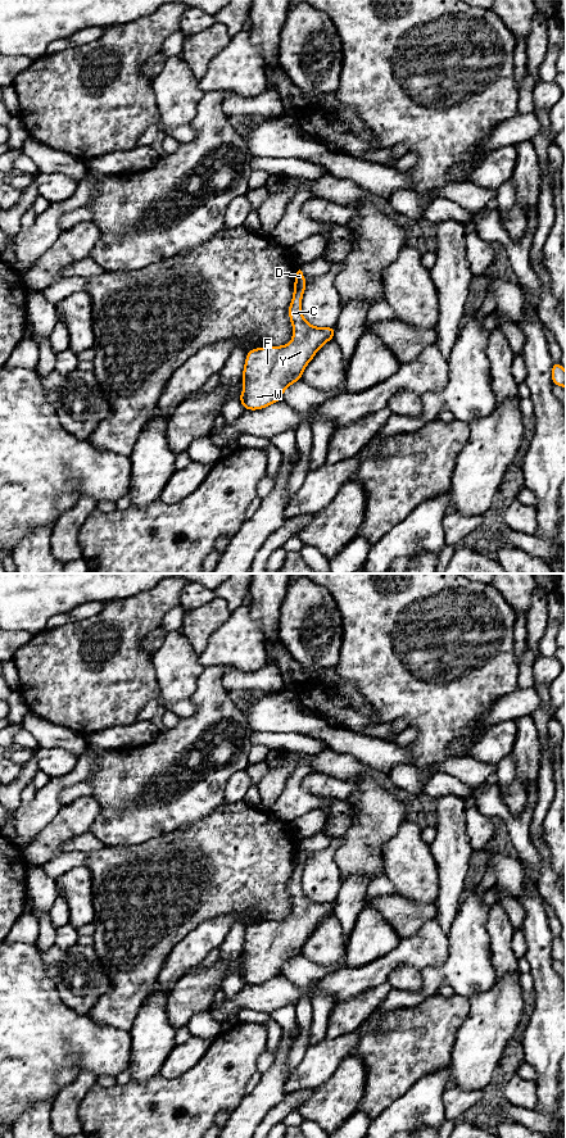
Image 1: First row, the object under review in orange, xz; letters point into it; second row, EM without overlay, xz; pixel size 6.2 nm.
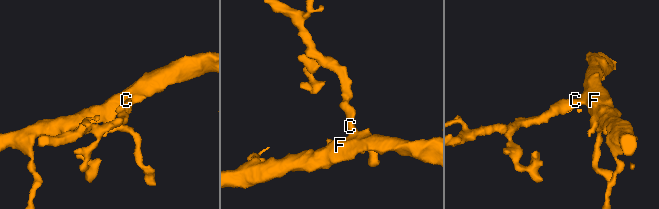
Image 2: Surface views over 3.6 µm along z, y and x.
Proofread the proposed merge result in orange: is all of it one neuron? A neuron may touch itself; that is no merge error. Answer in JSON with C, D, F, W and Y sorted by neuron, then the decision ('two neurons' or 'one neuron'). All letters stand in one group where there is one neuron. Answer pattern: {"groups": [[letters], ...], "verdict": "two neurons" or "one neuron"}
{"groups": [["C", "D", "F", "W", "Y"]], "verdict": "one neuron"}

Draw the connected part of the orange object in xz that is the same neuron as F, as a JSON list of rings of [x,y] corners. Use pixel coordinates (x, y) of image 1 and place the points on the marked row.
[[[299,269],[295,275],[293,300],[289,304],[289,319],[293,325],[293,340],[281,346],[263,346],[250,349],[246,353],[241,382],[243,393],[239,395],[241,405],[248,411],[257,411],[275,404],[282,399],[287,386],[302,380],[303,371],[317,354],[318,349],[327,341],[334,340],[336,327],[311,326],[302,313],[302,298],[307,280]]]

